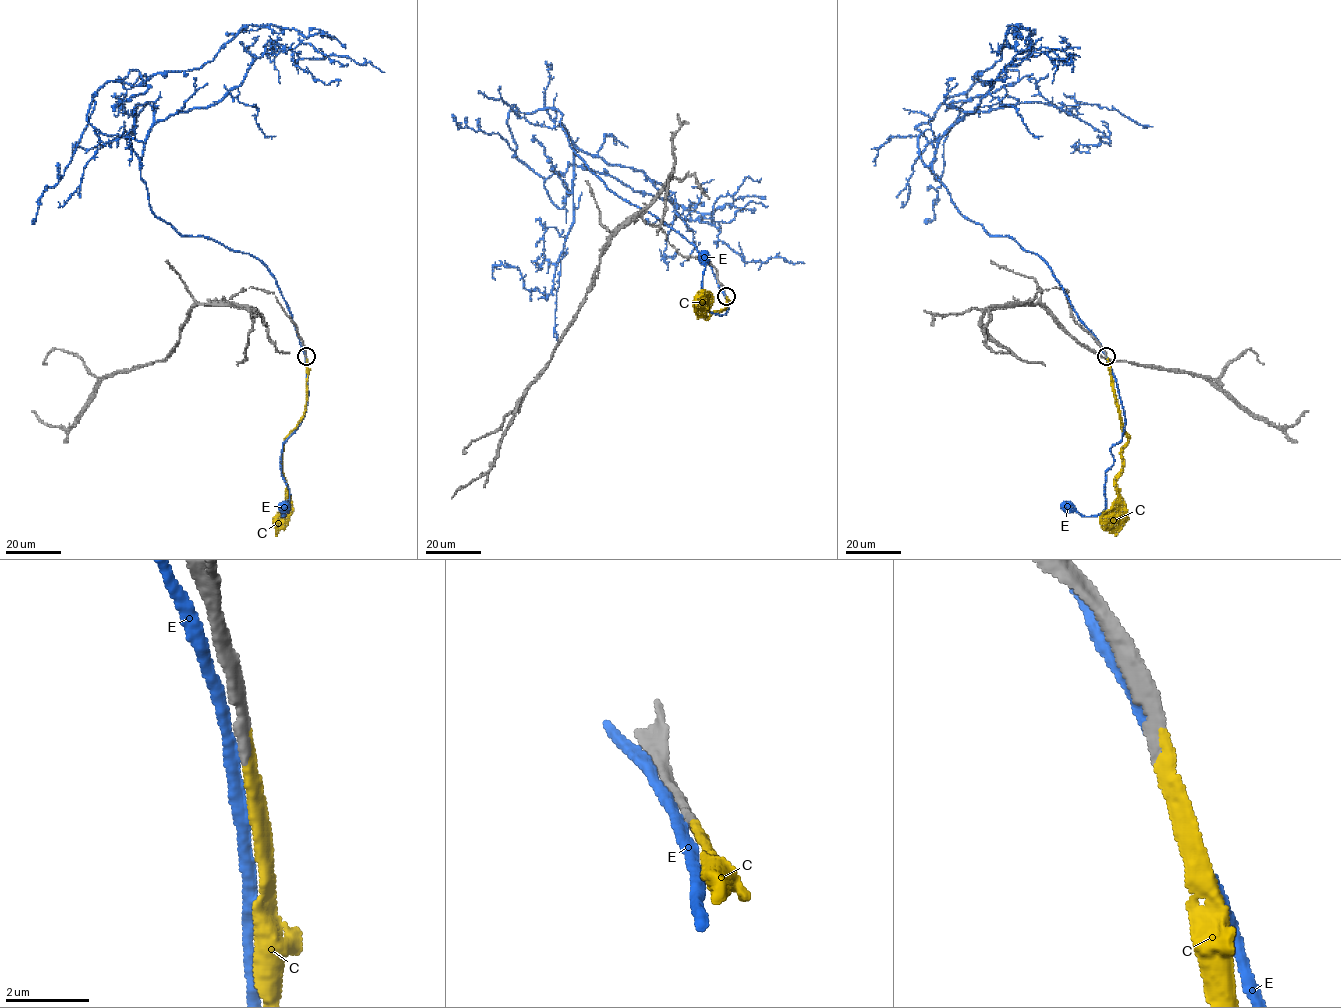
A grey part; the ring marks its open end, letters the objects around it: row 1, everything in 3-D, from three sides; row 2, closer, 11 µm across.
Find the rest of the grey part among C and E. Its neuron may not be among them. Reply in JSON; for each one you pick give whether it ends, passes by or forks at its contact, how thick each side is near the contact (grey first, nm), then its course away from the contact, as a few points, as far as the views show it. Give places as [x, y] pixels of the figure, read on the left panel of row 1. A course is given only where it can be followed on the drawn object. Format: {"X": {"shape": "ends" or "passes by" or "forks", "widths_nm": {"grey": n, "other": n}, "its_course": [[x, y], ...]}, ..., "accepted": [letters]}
{"C": {"shape": "ends", "widths_nm": {"grey": 340, "other": 280}, "its_course": [[306, 356], [305, 412], [285, 441], [282, 452], [281, 471], [289, 503], [286, 514], [280, 519]]}, "accepted": ["C"]}

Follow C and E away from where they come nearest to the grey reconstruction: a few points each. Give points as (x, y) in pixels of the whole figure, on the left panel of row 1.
C: (306, 356), (305, 412), (285, 441), (282, 452), (281, 471), (289, 503), (286, 514), (280, 519)
E: (305, 355), (306, 408), (296, 430), (283, 443), (280, 457), (290, 498), (283, 516), (284, 505)

